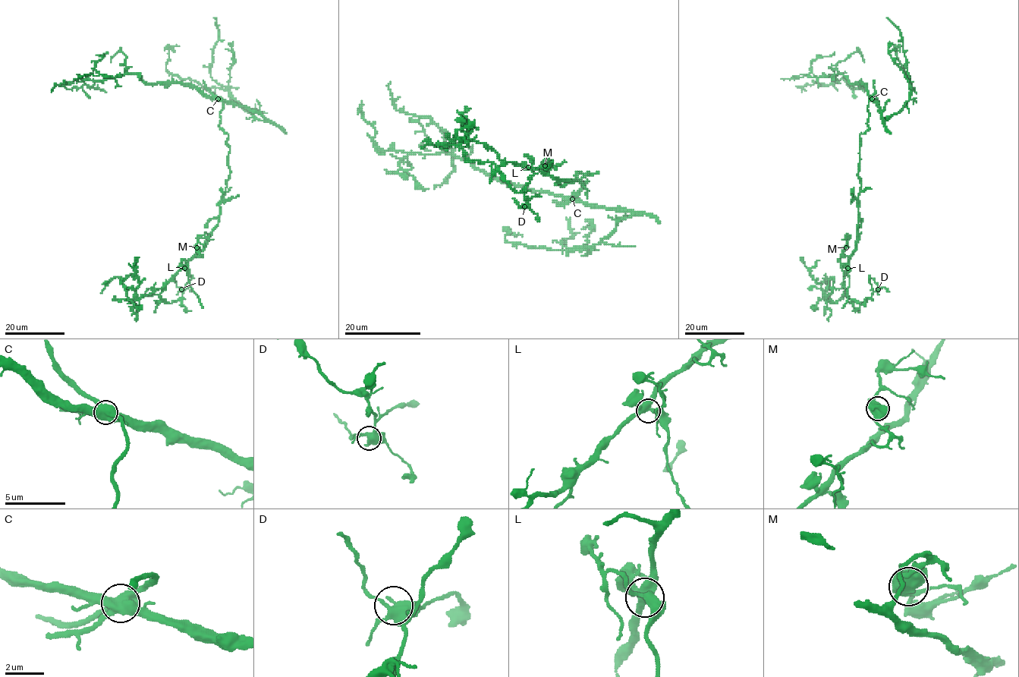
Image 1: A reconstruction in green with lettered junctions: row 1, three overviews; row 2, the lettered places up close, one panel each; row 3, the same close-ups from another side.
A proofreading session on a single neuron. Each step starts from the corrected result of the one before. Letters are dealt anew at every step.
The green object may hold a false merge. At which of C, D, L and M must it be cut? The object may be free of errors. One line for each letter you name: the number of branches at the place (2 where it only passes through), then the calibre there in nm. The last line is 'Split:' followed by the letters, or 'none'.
C: Branches: 5. Thickness 650 nm
Split: C

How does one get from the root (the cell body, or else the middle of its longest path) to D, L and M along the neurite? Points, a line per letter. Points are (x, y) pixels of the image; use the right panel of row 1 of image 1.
D: (860, 141), (858, 240), (843, 283), (847, 295), (858, 302), (866, 300), (878, 289)
L: (860, 141), (858, 174), (860, 180), (858, 199), (858, 240), (847, 268)
M: (860, 141), (858, 174), (860, 180), (858, 199), (858, 240), (857, 248), (850, 255), (841, 256), (846, 247)

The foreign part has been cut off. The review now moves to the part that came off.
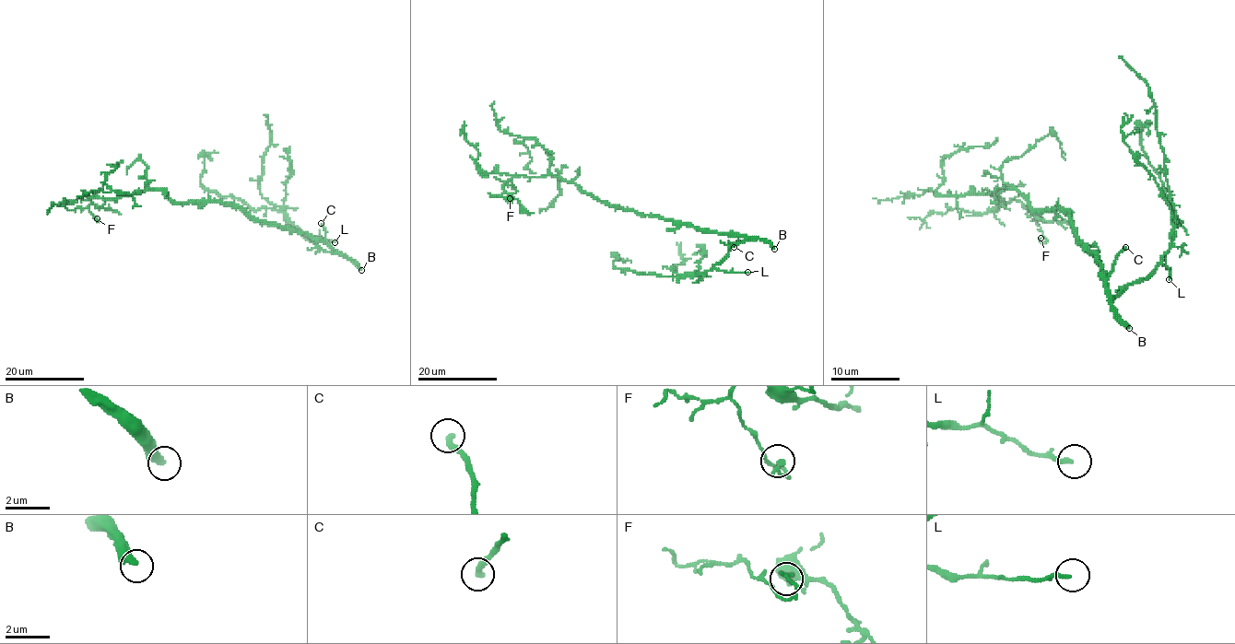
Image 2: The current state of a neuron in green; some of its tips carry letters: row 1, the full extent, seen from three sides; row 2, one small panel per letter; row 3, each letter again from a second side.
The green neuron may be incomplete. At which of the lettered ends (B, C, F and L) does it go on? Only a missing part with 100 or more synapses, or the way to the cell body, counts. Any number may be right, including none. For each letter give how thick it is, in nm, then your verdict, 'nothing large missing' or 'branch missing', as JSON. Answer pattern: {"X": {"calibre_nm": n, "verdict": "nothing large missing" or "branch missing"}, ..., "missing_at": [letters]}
{"B": {"calibre_nm": 400, "verdict": "branch missing"}, "C": {"calibre_nm": 280, "verdict": "nothing large missing"}, "F": {"calibre_nm": 150, "verdict": "nothing large missing"}, "L": {"calibre_nm": 190, "verdict": "nothing large missing"}, "missing_at": ["B"]}

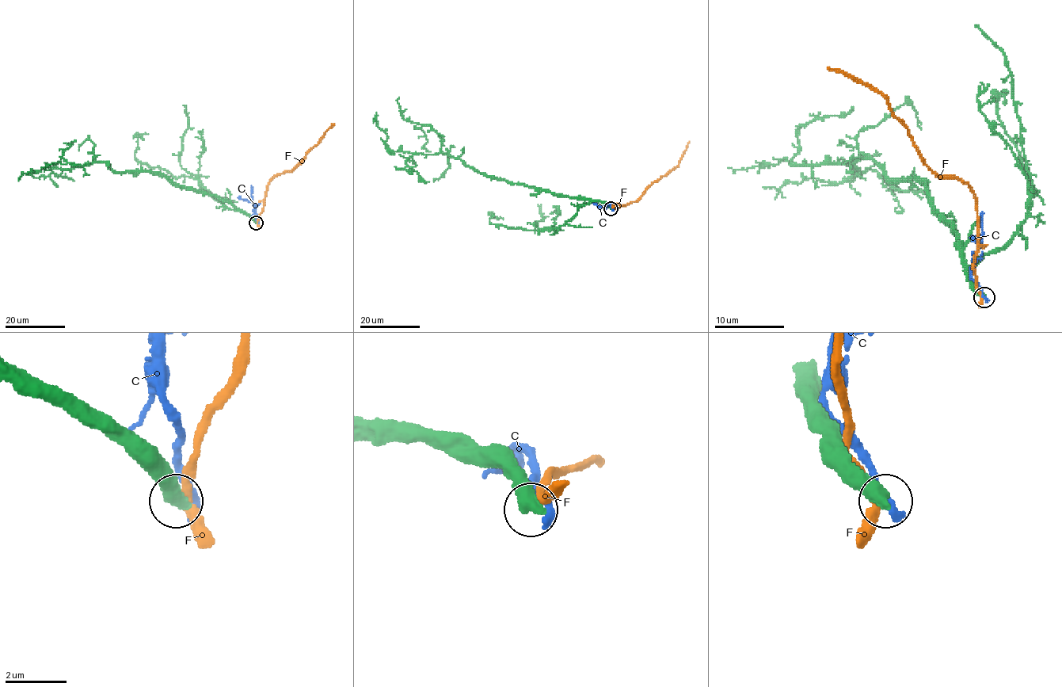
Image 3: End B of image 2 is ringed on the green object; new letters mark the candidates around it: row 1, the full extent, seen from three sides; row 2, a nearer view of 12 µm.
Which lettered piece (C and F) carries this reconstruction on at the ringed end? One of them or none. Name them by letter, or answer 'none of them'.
none of them

